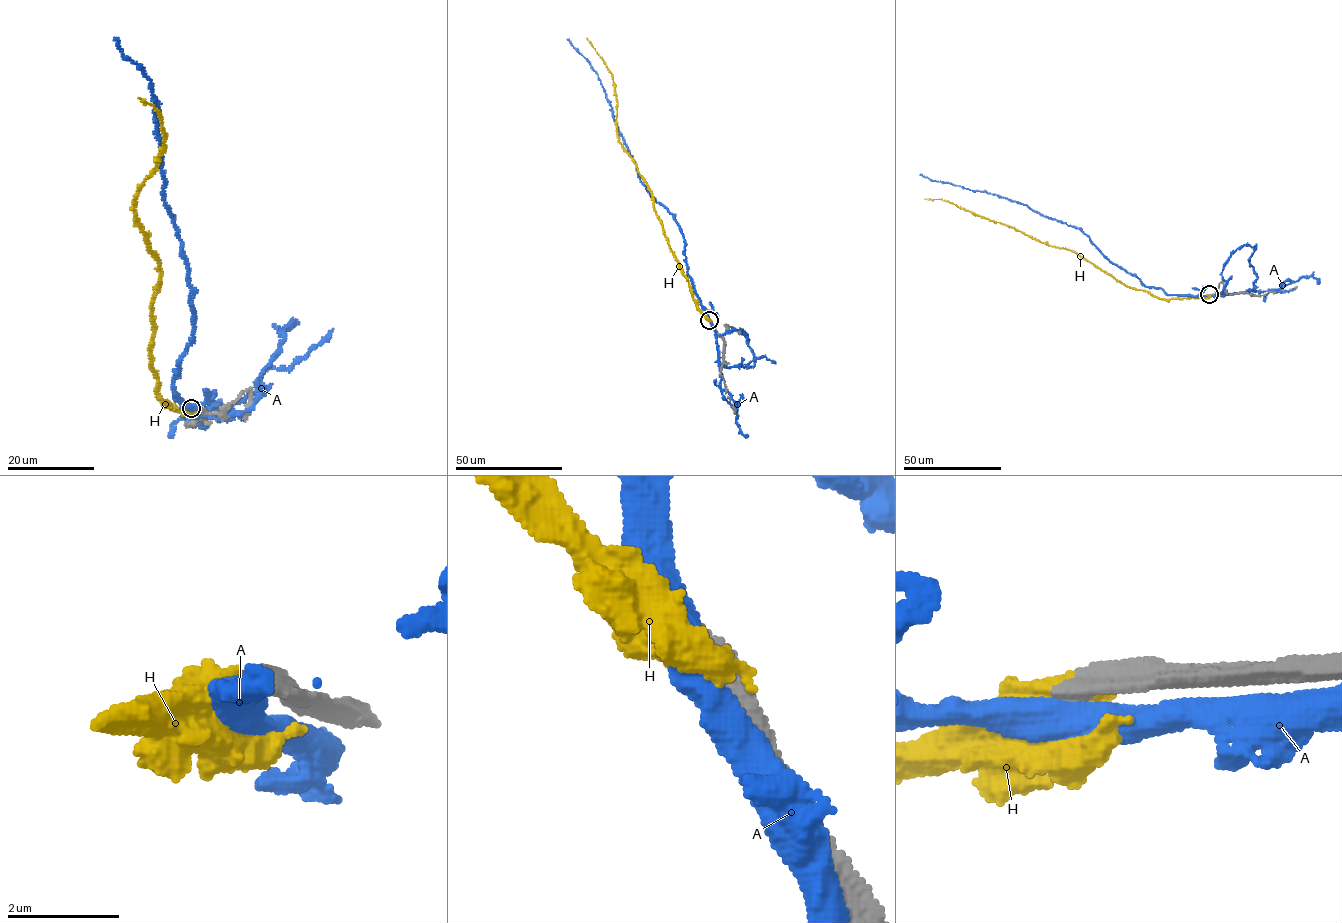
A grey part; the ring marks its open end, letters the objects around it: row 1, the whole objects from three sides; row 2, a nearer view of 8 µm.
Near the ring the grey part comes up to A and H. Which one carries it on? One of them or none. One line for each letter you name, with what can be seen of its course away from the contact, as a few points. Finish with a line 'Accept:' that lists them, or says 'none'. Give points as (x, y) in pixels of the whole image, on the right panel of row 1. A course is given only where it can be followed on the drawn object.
H: via (1209, 294), (1160, 299), (1127, 287), (1074, 252), (1042, 243), (945, 201), (924, 199)
Accept: H

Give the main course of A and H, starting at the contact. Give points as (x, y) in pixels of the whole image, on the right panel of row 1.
A: (1209, 295), (1168, 295), (1161, 288), (1145, 286), (1110, 261), (1078, 228), (995, 194), (919, 175)
H: (1209, 294), (1160, 299), (1127, 287), (1074, 252), (1042, 243), (945, 201), (924, 199)

